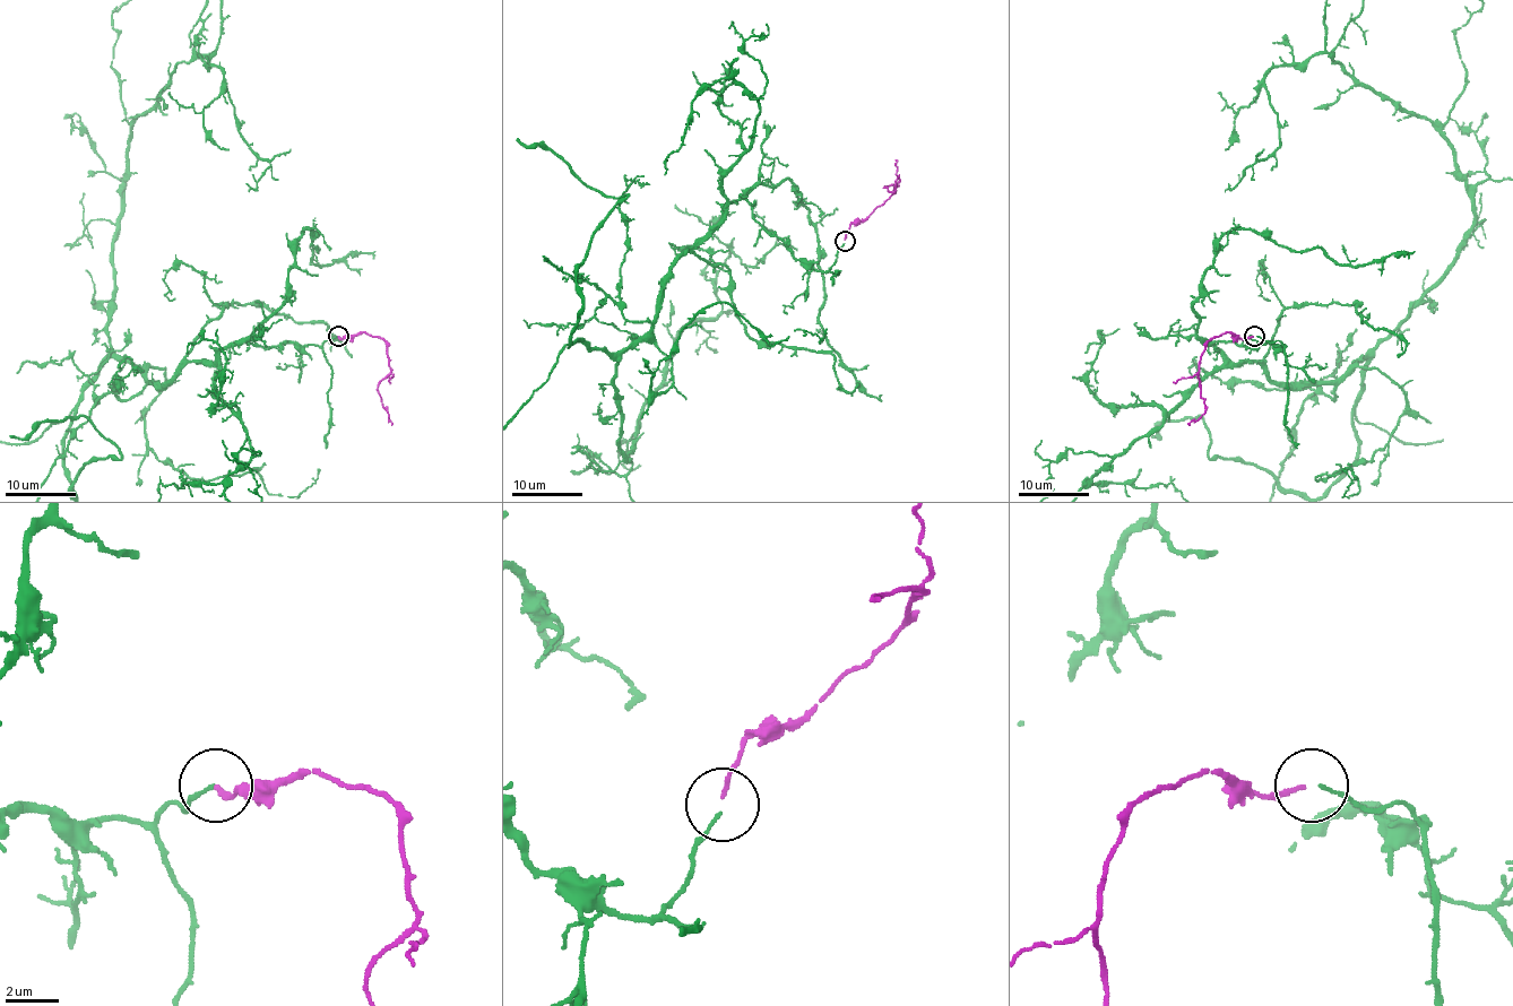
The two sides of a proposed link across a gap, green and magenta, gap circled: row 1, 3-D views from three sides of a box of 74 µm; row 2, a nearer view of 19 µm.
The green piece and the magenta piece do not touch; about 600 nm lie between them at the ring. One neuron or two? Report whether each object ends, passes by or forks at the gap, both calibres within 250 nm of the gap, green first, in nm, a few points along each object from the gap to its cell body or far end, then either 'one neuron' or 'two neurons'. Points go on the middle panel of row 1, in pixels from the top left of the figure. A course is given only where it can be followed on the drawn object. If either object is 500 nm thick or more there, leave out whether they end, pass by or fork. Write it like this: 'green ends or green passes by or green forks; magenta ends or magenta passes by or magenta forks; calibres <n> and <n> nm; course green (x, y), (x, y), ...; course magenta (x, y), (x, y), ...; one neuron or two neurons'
green ends; magenta ends; calibres 90 and 130 nm; course green (844, 243), (811, 269), (726, 207), (616, 366), (627, 461), (729, 253), (775, 244), (752, 215); course magenta (844, 240), (849, 227), (863, 222), (897, 184), (884, 187), (890, 191), (895, 190), (898, 174); one neuron

